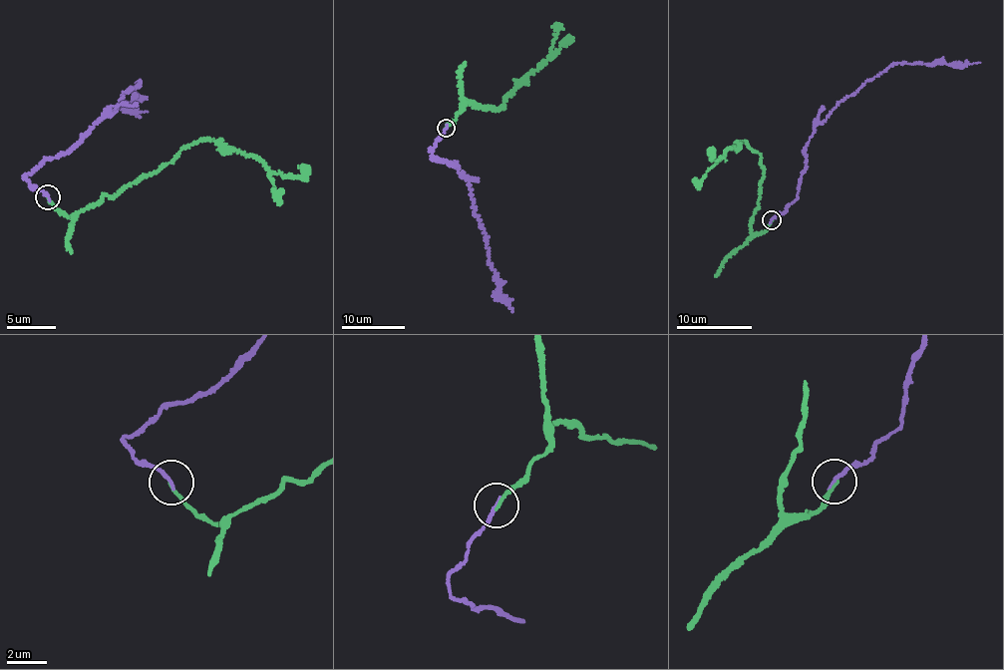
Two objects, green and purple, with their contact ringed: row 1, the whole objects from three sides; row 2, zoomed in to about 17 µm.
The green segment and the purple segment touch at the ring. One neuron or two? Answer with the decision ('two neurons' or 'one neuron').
one neuron

